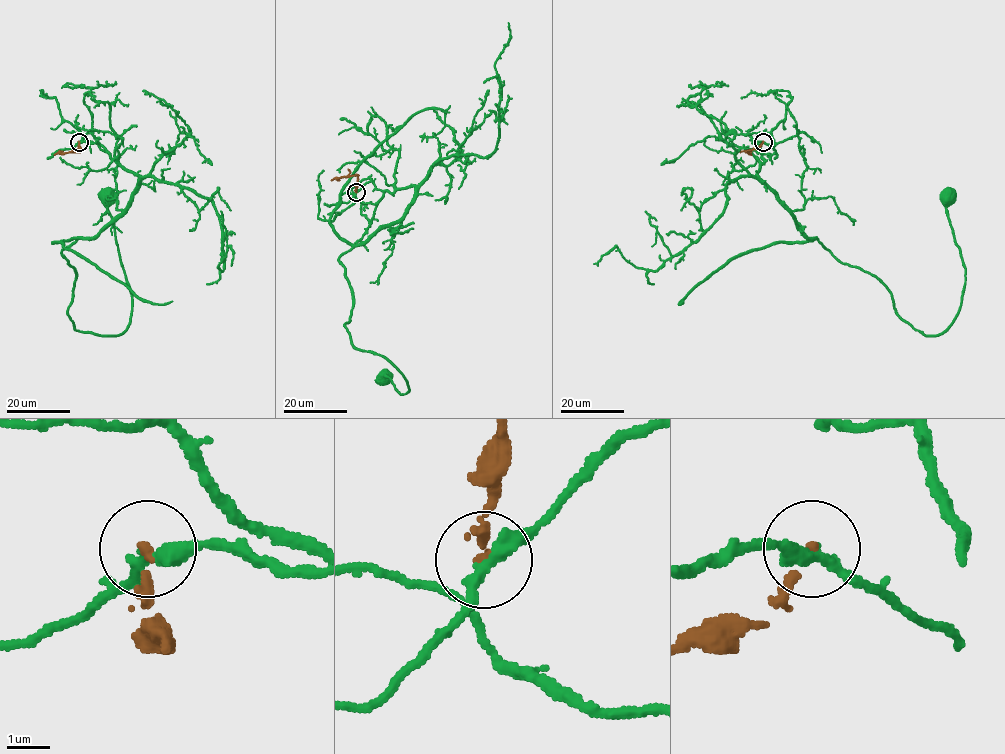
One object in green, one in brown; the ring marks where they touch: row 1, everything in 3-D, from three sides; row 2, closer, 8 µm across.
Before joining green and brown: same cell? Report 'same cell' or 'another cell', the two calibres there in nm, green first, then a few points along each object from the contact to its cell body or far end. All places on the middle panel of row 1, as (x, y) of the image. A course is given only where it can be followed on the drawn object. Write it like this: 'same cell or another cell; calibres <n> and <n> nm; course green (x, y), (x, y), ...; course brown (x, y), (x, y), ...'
another cell; calibres 320 and 180 nm; course green (356, 192), (415, 187), (398, 220), (339, 258), (351, 343), (384, 356), (408, 391), (382, 377); course brown (356, 192), (356, 175), (331, 180)

